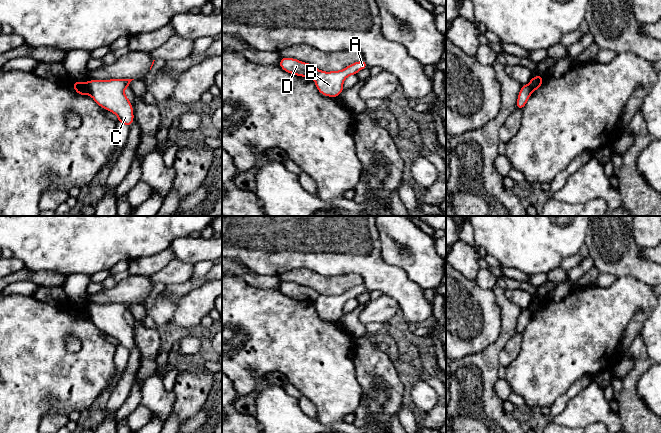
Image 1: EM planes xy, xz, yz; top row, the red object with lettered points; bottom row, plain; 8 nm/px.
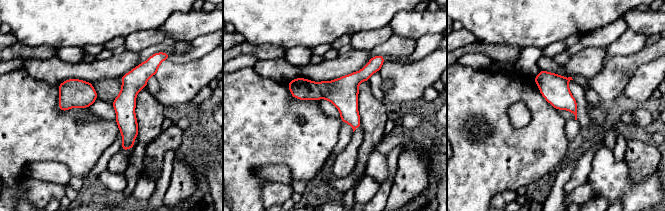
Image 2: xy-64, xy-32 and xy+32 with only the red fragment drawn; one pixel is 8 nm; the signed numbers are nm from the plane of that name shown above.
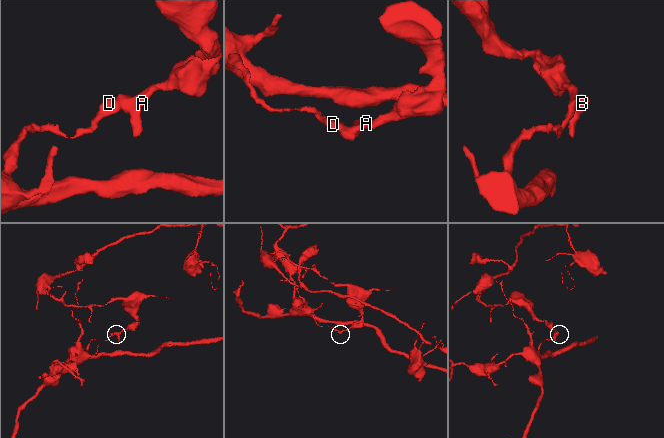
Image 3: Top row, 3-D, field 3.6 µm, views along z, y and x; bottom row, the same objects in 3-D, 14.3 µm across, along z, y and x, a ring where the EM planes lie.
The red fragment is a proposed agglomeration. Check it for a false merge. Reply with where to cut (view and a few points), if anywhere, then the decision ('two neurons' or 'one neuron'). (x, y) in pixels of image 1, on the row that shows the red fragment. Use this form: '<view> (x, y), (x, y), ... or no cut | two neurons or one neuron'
xy (85, 83), (91, 95) | two neurons

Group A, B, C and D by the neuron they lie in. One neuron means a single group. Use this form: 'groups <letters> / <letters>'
groups A B C / D

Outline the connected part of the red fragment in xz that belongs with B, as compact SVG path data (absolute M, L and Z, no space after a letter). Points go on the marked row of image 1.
M364 60L352 63L339 71L319 71L314 77L318 91L328 97L338 97L343 89L343 83L348 76L356 75L360 70L367 68Z

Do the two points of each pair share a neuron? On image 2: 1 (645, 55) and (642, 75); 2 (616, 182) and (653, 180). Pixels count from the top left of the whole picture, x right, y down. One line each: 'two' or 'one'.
1: two
2: one

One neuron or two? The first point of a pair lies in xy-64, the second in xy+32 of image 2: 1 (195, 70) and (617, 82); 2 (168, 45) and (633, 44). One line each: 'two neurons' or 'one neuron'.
1: two neurons
2: one neuron

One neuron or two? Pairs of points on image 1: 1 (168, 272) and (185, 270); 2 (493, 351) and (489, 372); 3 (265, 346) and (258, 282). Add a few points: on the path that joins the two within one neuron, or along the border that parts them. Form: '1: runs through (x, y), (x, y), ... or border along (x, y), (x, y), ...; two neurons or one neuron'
1: runs through (172, 272), (181, 272); one neuron
2: runs through (490, 356), (489, 367); one neuron
3: border along (238, 276), (256, 287), (278, 289); two neurons

